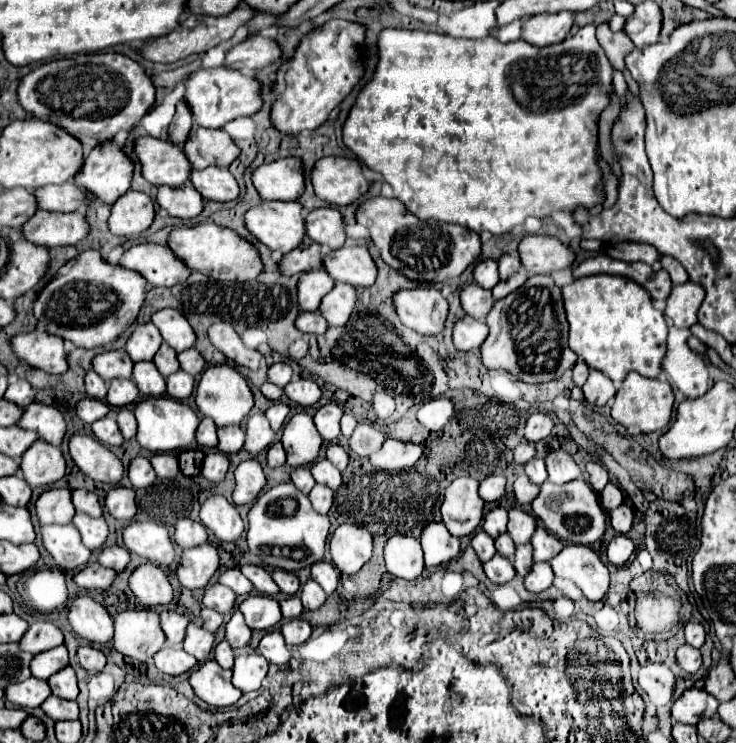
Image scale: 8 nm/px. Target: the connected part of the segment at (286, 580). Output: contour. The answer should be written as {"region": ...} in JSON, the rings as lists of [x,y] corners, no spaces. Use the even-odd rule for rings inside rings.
{"region":[[[274,570],[274,572],[272,572],[272,578],[274,578],[274,582],[280,586],[280,590],[282,590],[284,594],[288,594],[288,596],[294,596],[294,594],[298,592],[298,588],[300,588],[300,580],[298,580],[298,576],[292,574],[292,572]]]}

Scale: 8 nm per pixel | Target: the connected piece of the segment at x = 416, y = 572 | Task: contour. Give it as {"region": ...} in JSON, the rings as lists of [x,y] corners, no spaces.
{"region":[[[392,536],[384,548],[384,560],[388,572],[404,580],[420,578],[426,568],[422,544],[412,536]]]}

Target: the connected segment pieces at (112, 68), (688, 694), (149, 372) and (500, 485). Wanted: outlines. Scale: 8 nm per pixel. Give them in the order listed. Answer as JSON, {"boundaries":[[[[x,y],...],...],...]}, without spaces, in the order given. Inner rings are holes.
{"boundaries":[[[[100,52],[50,60],[28,72],[18,86],[20,104],[40,120],[54,122],[94,148],[132,126],[152,108],[156,88],[144,68],[124,54]]],[[[690,688],[672,706],[672,720],[682,724],[696,724],[702,718],[714,716],[718,710],[718,700],[706,690]]],[[[154,362],[134,364],[132,380],[136,382],[142,396],[158,396],[166,392],[166,380],[162,374],[158,374],[158,368]]],[[[488,476],[480,484],[480,496],[486,502],[496,502],[496,500],[500,500],[504,496],[504,486],[506,486],[504,476]]]]}

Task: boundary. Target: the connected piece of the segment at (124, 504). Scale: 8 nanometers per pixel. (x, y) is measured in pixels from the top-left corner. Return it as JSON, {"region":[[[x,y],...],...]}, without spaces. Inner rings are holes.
{"region":[[[116,486],[106,494],[106,508],[108,512],[116,518],[116,520],[132,520],[138,512],[136,506],[136,496],[132,488],[124,488],[124,486]]]}

